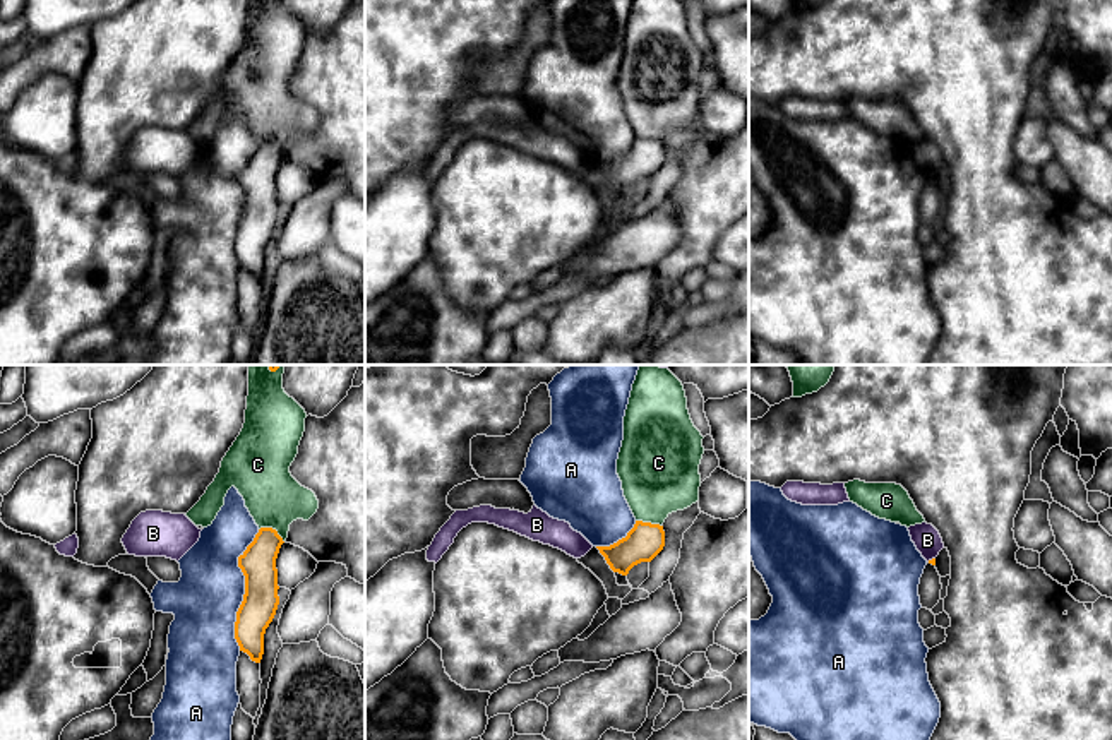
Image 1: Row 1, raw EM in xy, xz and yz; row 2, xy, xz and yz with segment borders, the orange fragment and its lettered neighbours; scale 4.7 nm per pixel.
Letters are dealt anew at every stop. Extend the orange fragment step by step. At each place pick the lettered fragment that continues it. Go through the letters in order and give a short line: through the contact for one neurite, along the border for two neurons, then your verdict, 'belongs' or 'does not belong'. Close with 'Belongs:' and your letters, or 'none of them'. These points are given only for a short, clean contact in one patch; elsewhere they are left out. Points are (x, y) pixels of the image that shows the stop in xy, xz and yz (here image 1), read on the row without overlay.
A: does not belong
B: line yz (934, 173), (927, 177); does not belong
C: does not belong
Belongs: none of them

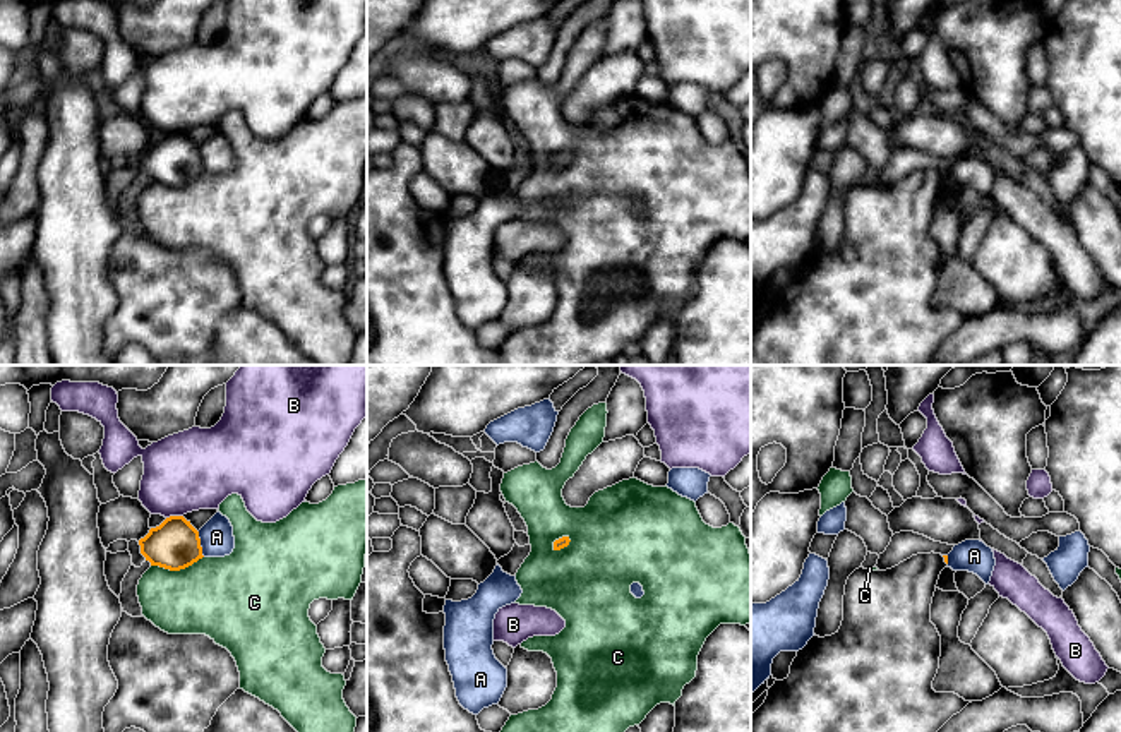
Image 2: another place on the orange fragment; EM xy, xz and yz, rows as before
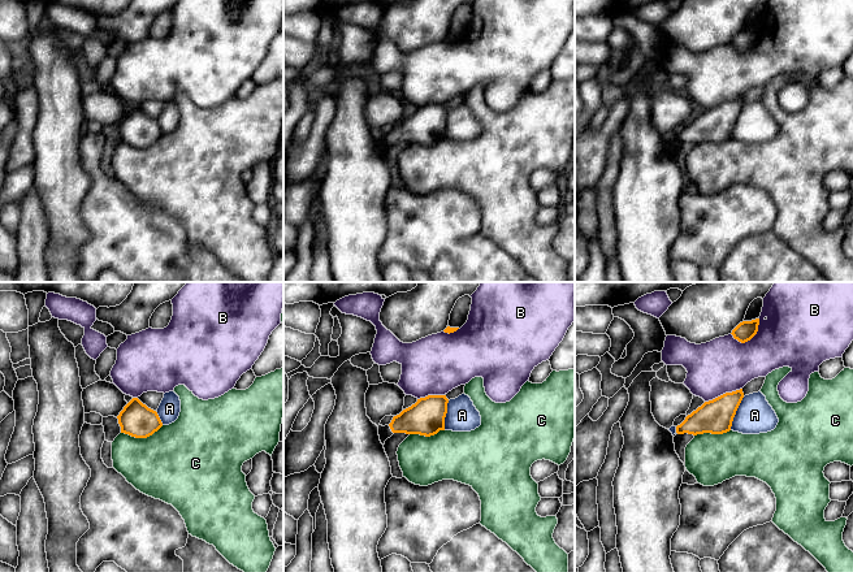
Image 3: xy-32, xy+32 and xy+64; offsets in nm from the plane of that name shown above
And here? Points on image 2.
A: does not belong
B: does not belong
C: does not belong
Belongs: none of them

